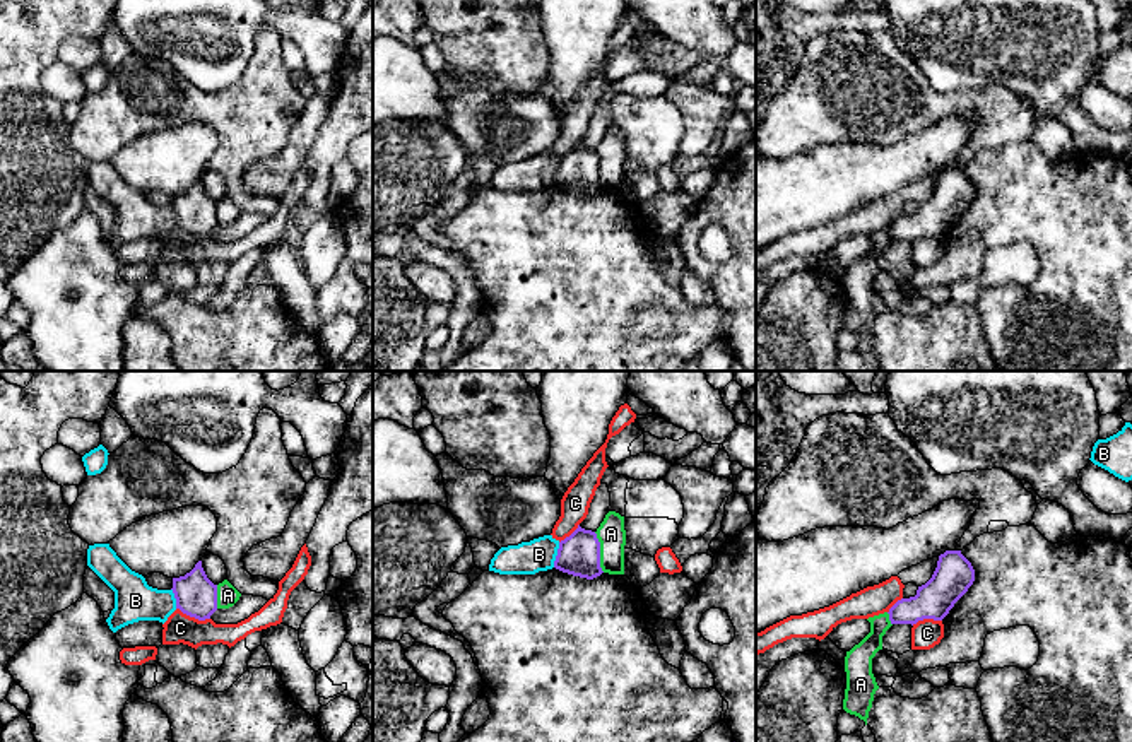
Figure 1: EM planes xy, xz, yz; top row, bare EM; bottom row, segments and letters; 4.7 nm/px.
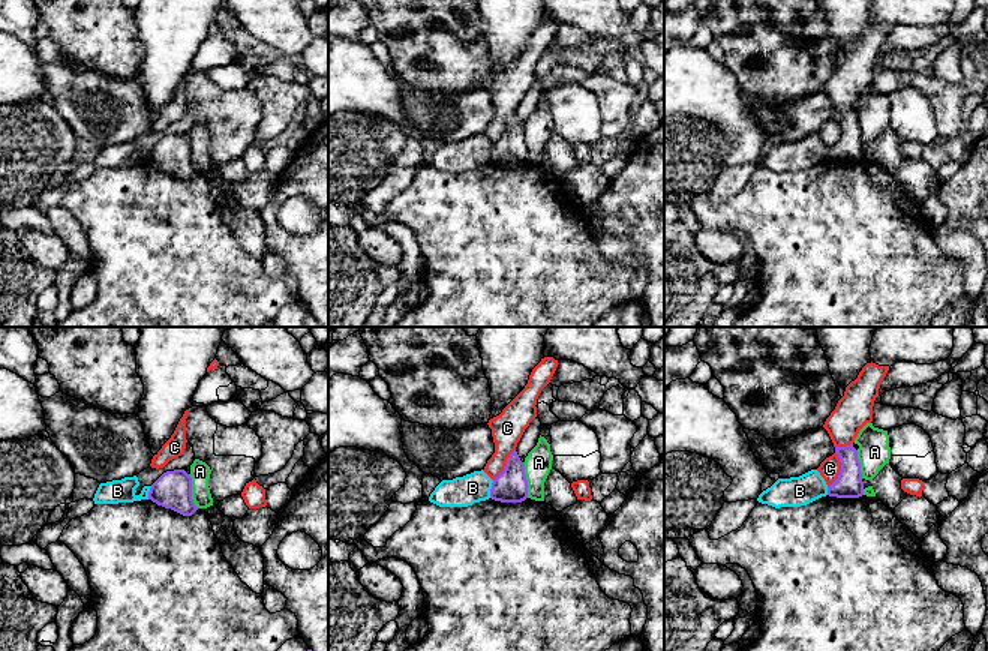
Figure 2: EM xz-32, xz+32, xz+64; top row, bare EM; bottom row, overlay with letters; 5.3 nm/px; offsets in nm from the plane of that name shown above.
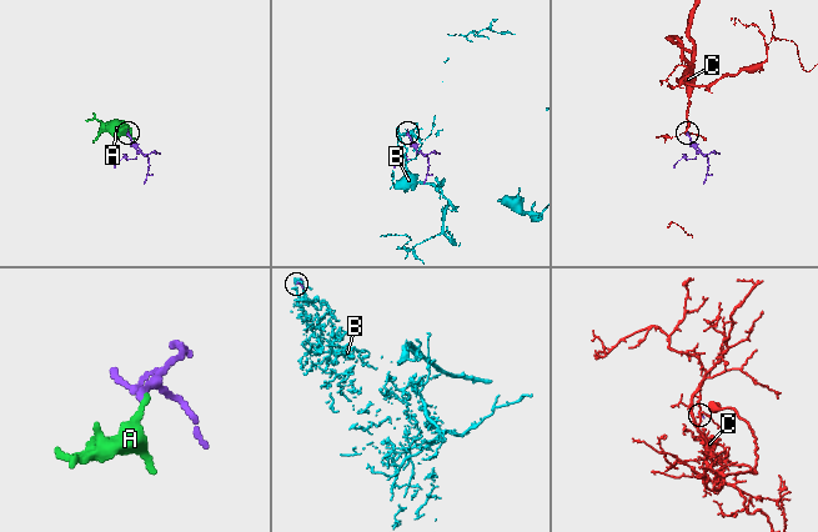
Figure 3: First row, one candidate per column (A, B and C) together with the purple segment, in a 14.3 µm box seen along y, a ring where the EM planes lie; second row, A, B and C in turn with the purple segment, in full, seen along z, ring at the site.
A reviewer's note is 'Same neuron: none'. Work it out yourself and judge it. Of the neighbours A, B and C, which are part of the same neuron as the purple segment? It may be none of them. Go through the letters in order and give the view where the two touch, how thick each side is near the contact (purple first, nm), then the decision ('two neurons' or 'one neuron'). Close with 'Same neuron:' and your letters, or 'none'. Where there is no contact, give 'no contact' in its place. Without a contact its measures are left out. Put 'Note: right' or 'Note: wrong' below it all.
A: contact in xz; calibres 200 and 140 nm; two neurons
B: contact in xz; calibres 200 and 160 nm; two neurons
C: contact in xy; calibres 190 and 140 nm; two neurons
Same neuron: none
Note: right

